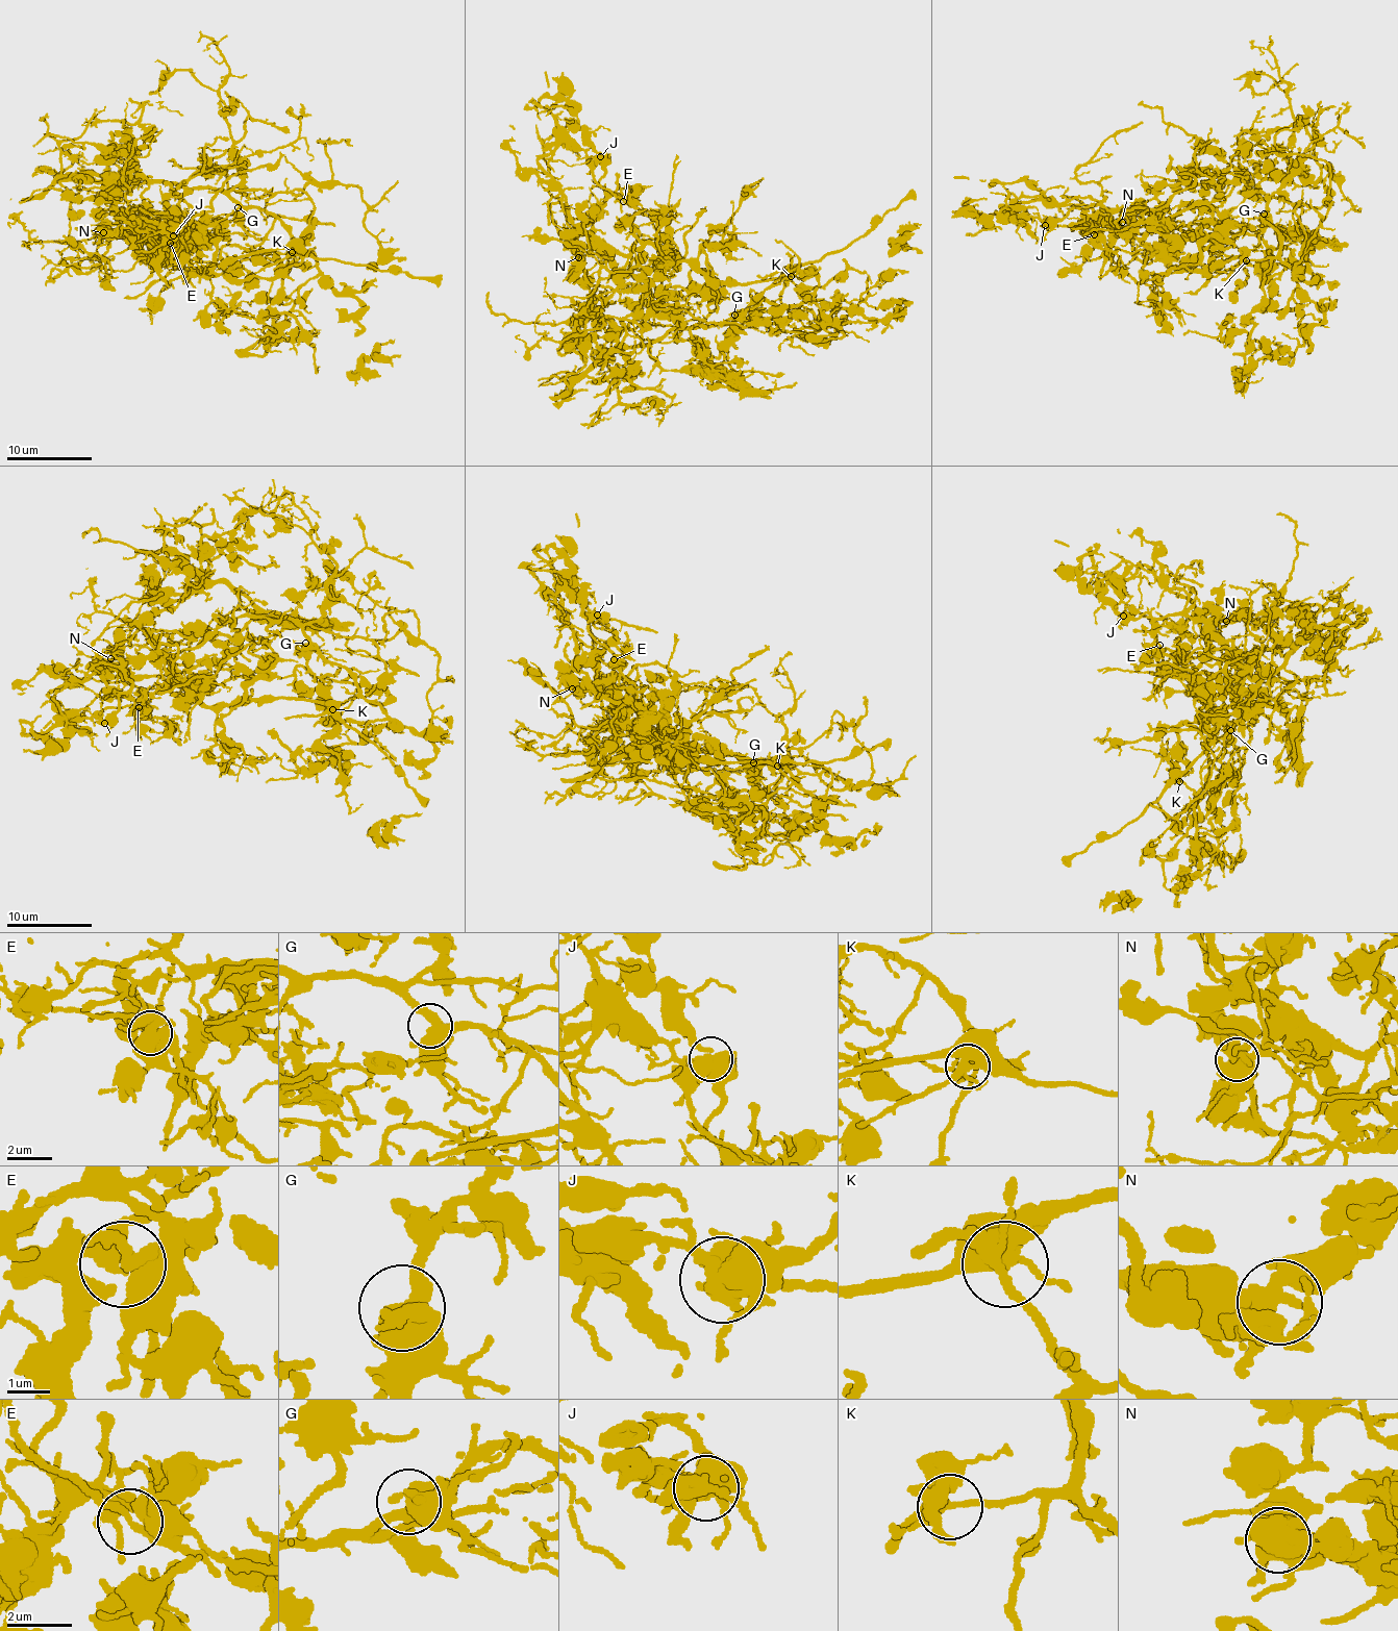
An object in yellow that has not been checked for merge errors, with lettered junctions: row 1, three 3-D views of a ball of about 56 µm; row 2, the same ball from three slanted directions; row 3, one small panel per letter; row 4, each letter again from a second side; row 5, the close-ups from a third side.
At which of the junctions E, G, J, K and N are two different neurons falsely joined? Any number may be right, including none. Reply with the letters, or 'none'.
none

